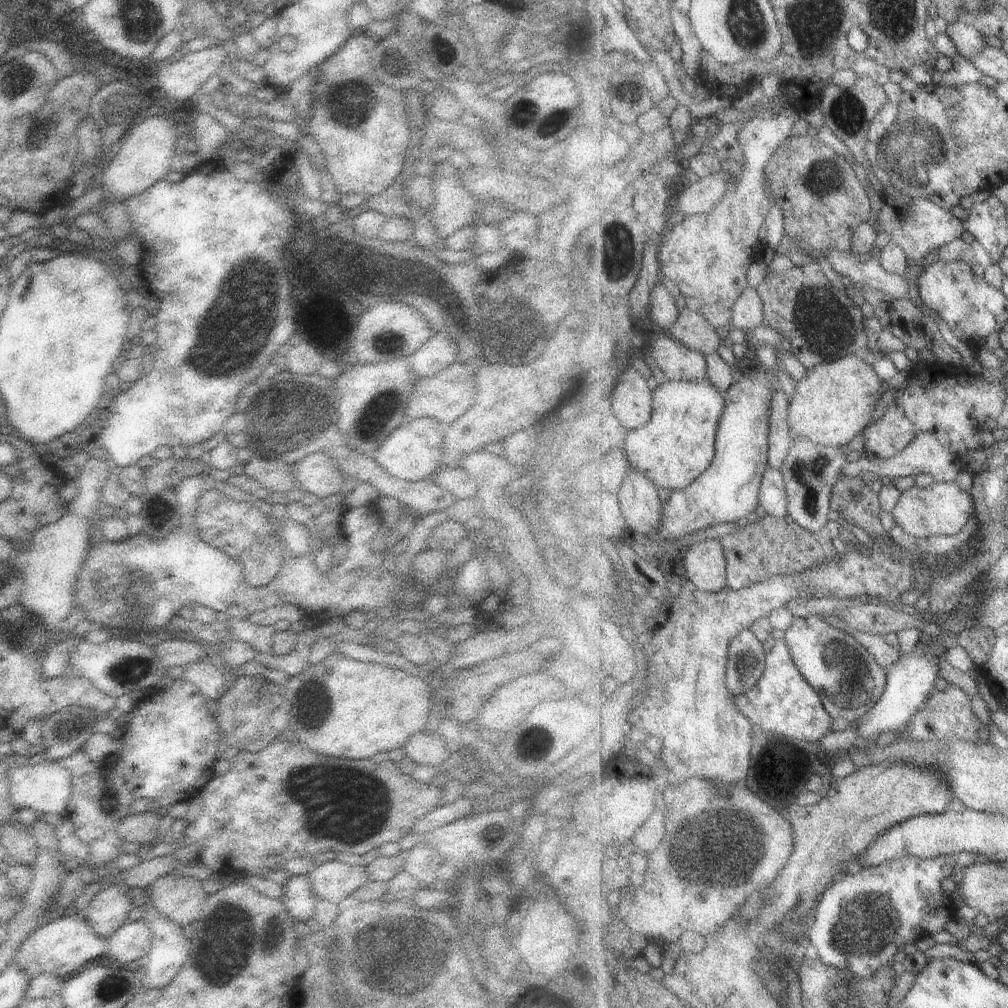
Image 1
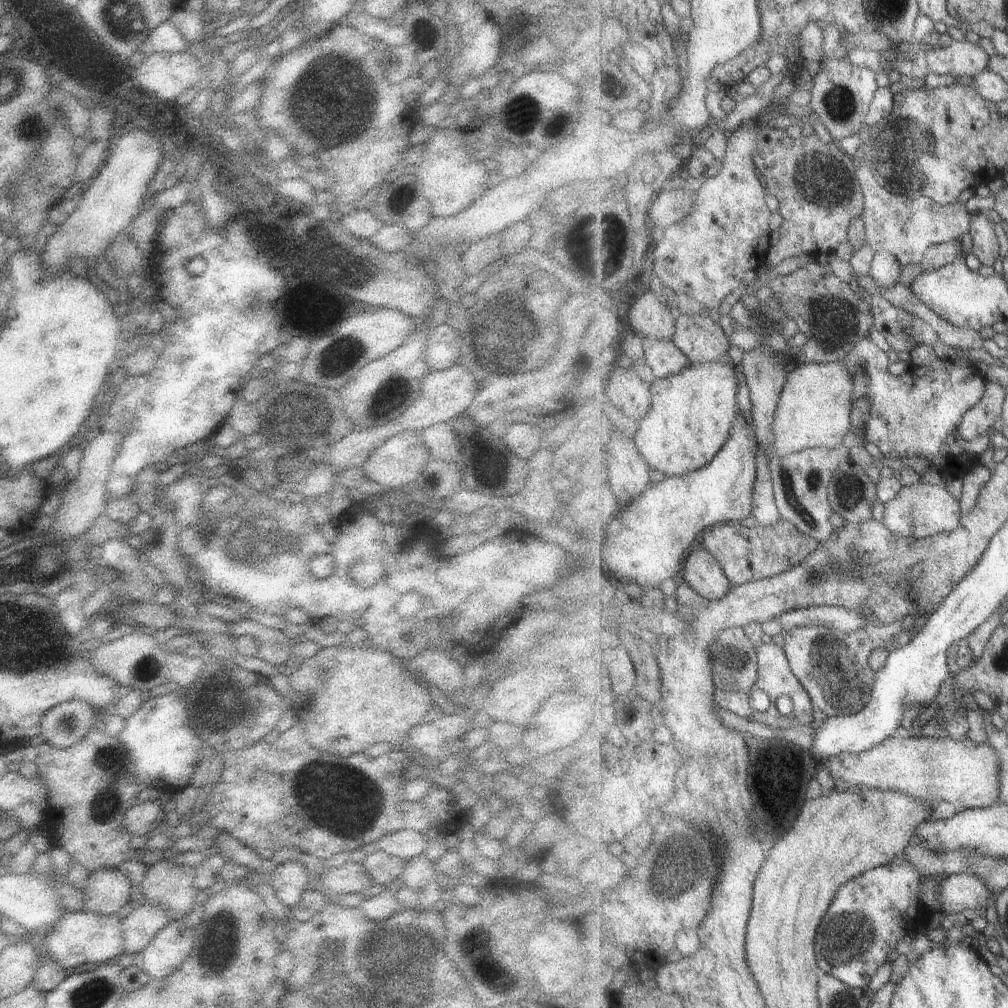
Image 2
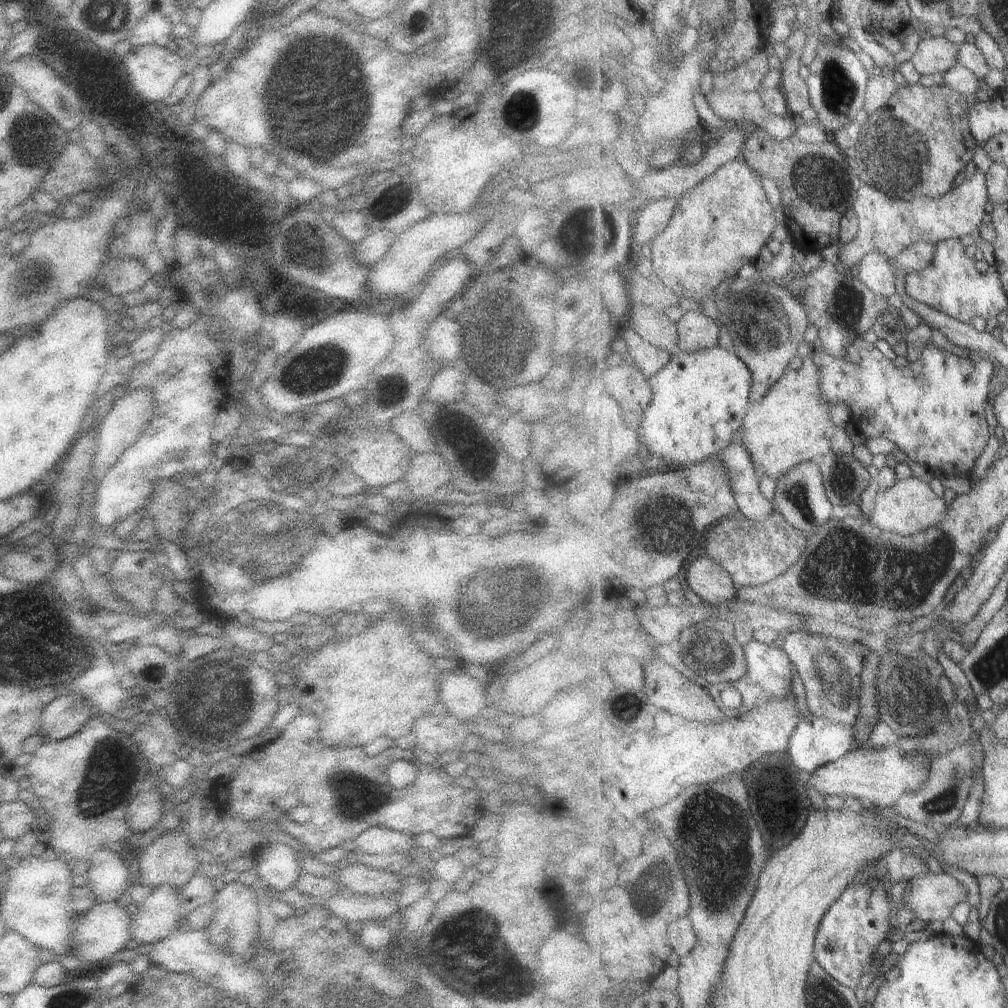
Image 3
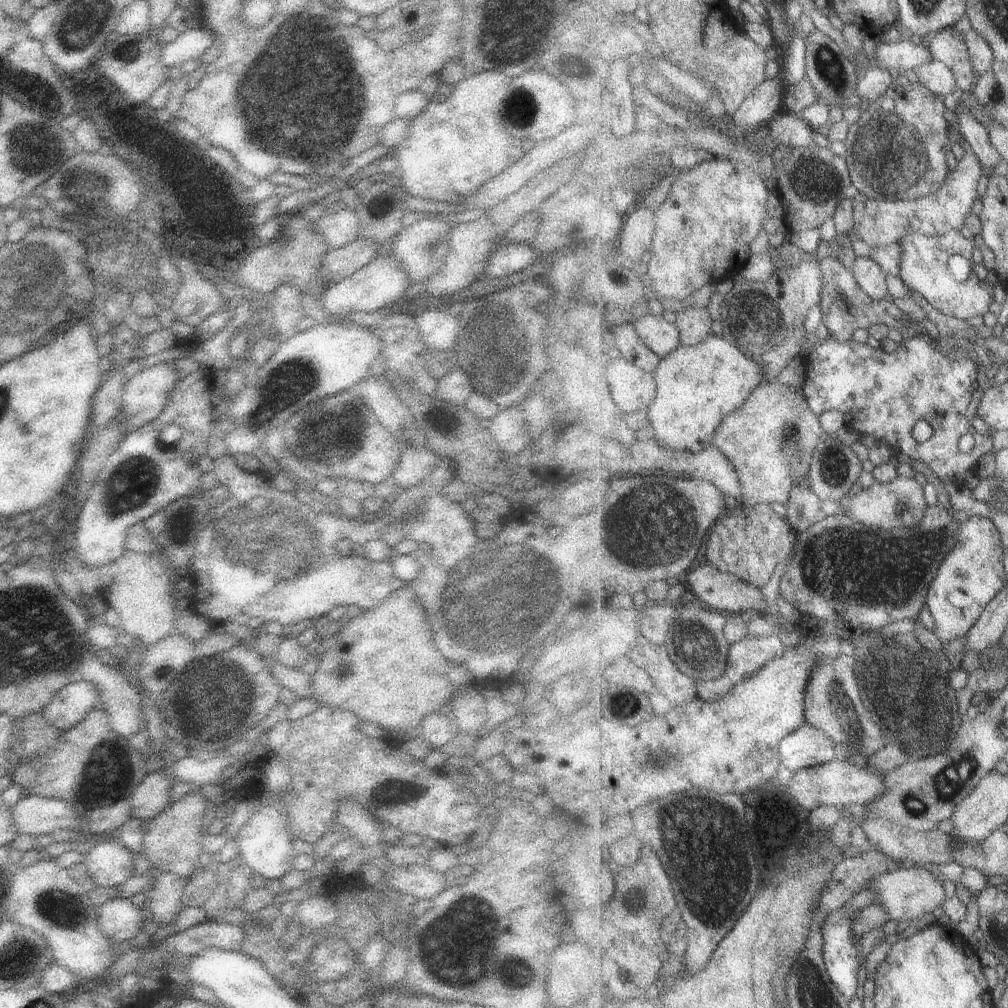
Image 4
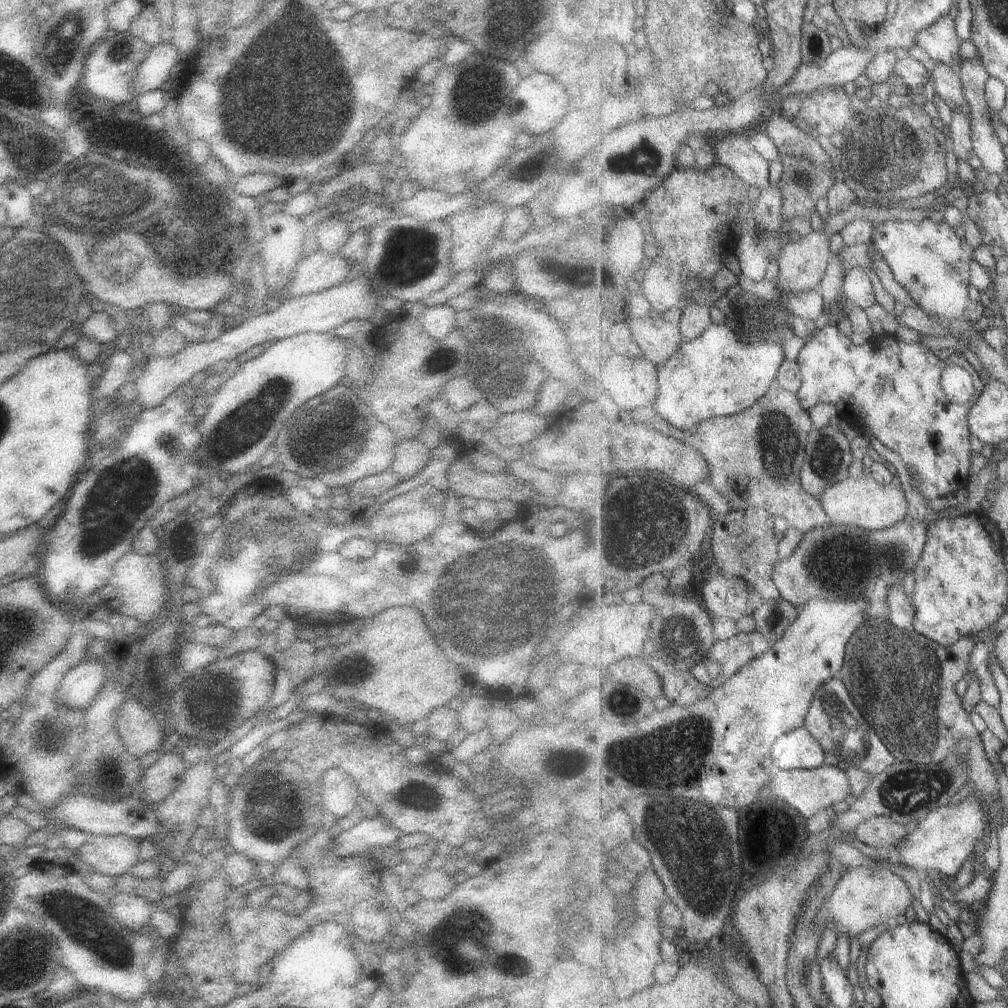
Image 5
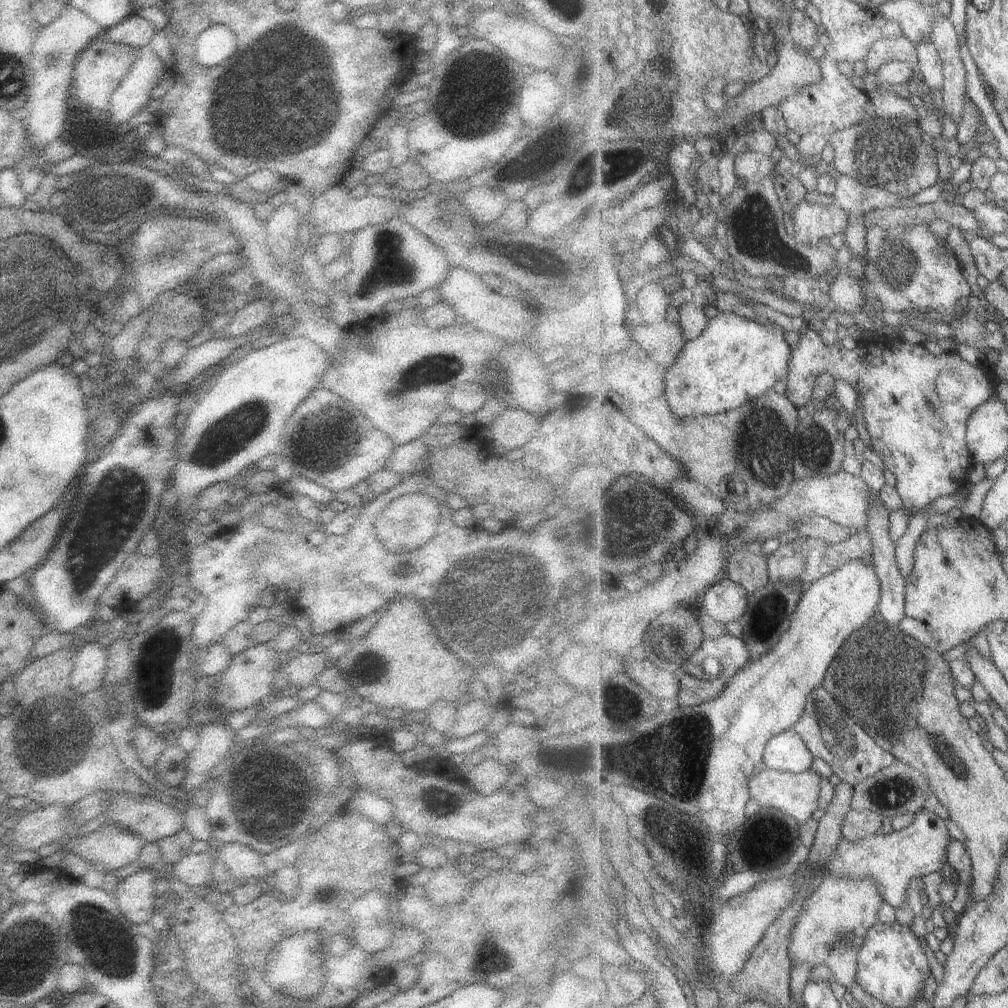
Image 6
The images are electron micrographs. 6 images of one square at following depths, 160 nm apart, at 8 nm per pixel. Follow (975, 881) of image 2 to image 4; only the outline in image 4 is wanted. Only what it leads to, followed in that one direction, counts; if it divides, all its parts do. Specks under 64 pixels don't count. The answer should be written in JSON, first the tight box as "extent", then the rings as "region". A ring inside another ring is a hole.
{"extent":[870,867,947,922],"region":[[[919,867],[893,869],[873,878],[870,888],[876,893],[875,903],[881,904],[890,920],[897,922],[919,920],[927,914],[931,914],[937,906],[944,906],[947,894],[943,888],[943,882],[932,872]]]}

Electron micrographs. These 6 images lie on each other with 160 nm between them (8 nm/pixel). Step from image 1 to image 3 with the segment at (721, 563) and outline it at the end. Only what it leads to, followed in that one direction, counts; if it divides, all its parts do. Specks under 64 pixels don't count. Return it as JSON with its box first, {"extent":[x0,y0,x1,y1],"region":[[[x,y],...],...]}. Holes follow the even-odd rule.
{"extent":[686,555,738,605],"region":[[[706,555],[697,557],[689,565],[686,581],[705,602],[713,605],[731,602],[738,594],[730,572]]]}

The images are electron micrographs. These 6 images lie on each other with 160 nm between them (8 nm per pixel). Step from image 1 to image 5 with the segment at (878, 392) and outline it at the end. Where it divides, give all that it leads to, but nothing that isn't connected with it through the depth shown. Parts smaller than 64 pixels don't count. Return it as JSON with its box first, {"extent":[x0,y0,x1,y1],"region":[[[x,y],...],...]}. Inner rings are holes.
{"extent":[633,385,831,534],"region":[[[773,385],[762,399],[747,410],[707,419],[693,432],[673,428],[653,410],[653,406],[633,410],[633,418],[637,416],[643,424],[659,428],[675,440],[696,448],[707,459],[710,468],[707,482],[714,484],[731,501],[733,510],[761,507],[774,517],[784,518],[789,526],[803,534],[831,524],[820,500],[810,495],[801,482],[806,442],[814,424],[797,393]]]}

